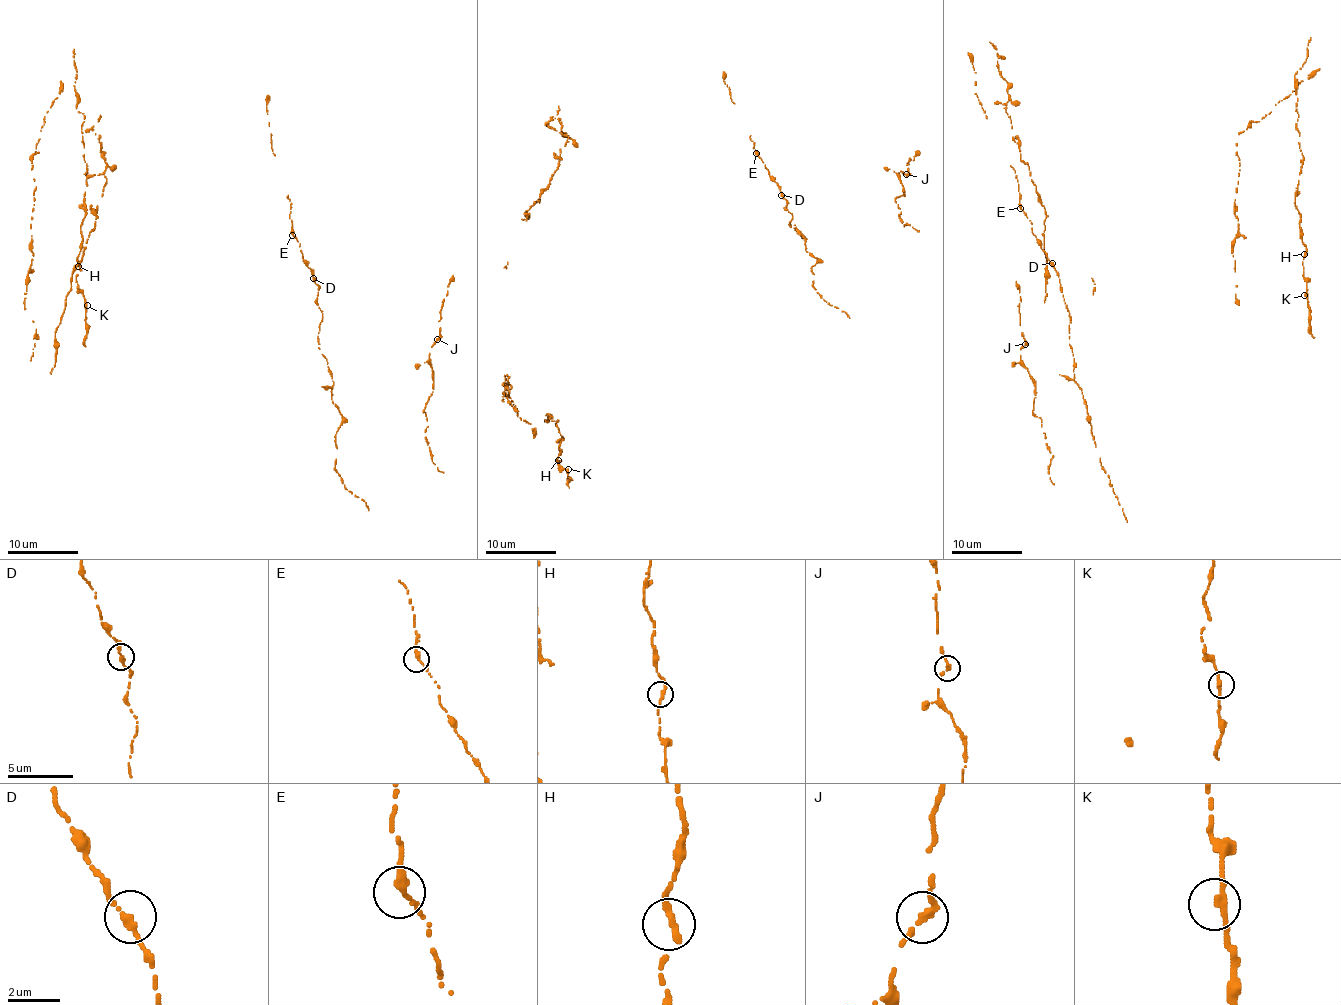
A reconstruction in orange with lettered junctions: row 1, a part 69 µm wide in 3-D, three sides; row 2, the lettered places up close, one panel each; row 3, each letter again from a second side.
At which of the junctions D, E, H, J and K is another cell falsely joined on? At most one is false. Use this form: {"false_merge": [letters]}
{"false_merge": []}

